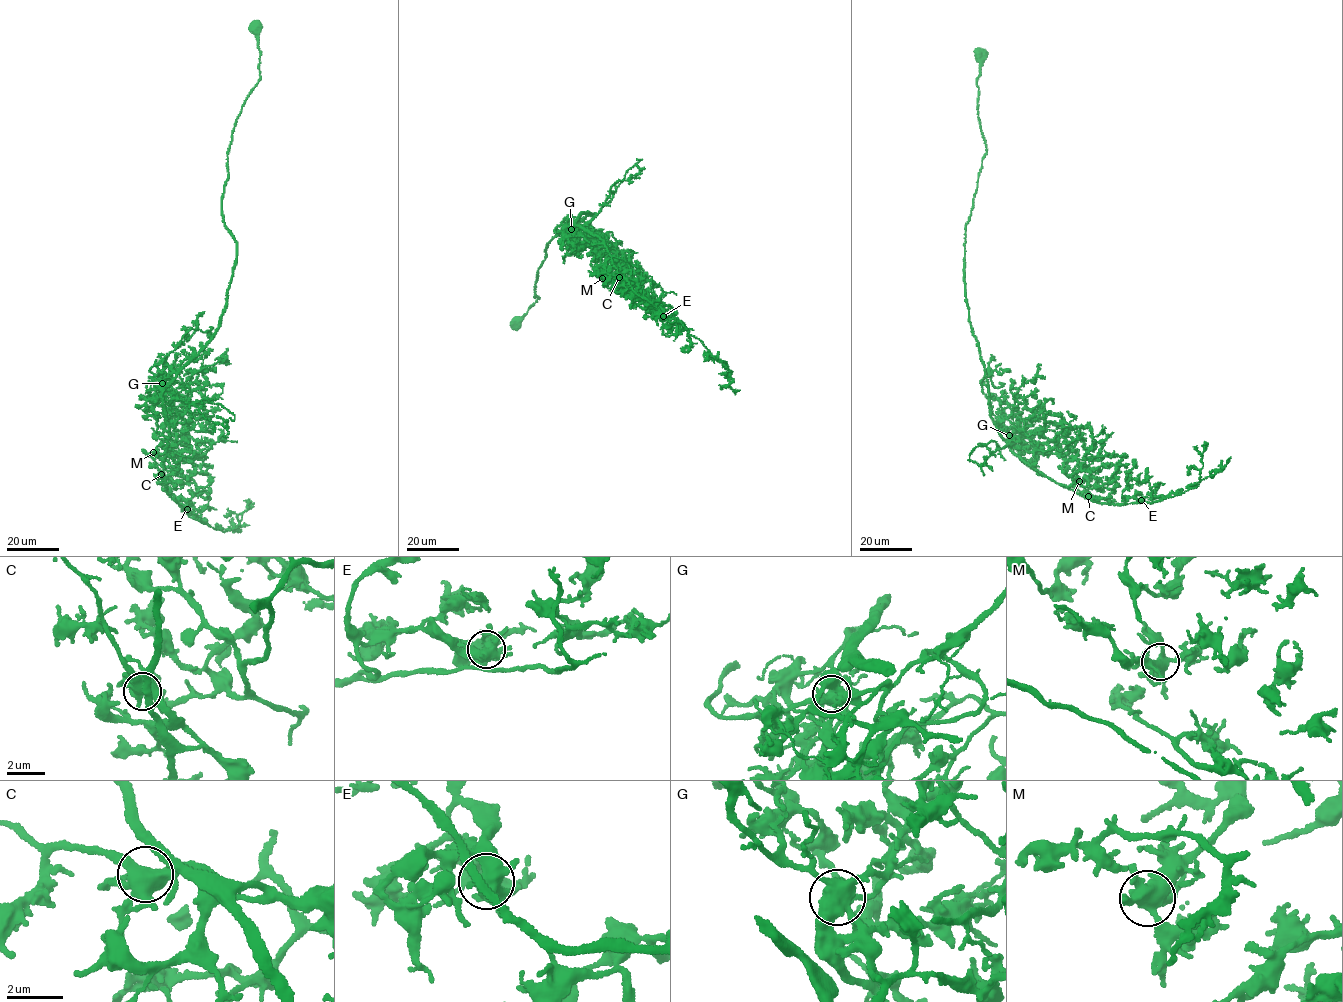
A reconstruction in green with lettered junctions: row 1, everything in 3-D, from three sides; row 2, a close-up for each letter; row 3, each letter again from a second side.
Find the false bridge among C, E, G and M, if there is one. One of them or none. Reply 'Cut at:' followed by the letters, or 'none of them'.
Cut at: G

